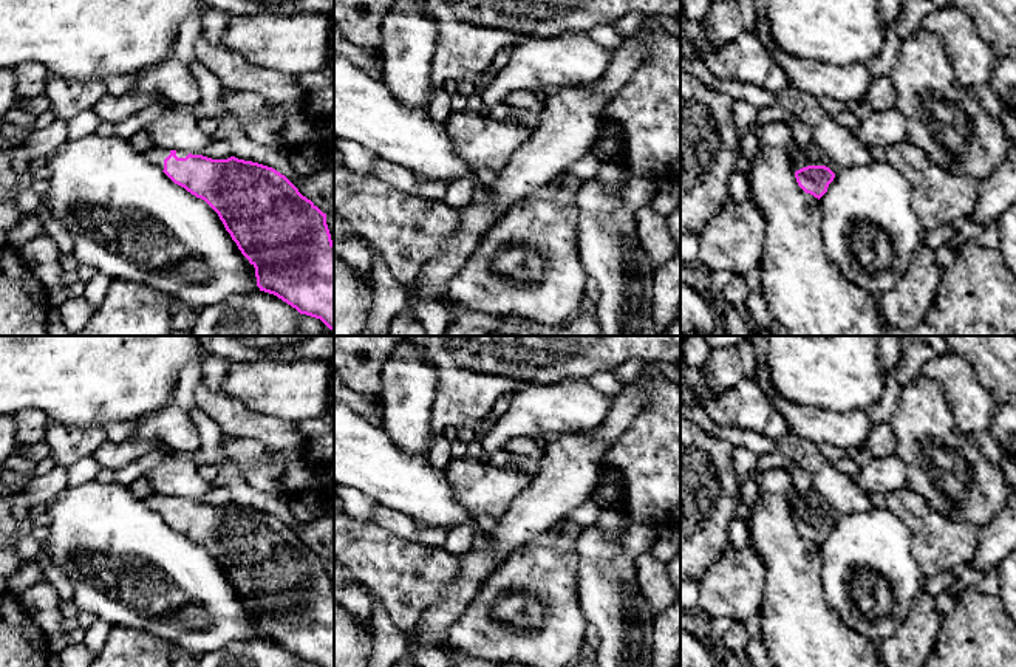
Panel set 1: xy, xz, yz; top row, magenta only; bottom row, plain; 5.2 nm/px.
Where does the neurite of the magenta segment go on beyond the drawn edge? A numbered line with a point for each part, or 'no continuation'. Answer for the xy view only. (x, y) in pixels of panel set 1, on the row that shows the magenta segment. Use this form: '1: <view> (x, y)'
1: xy (155, 153)

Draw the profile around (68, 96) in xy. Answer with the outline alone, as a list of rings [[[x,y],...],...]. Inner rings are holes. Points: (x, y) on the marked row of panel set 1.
[[[49,73],[45,80],[45,94],[51,102],[54,118],[70,121],[107,94],[107,82],[101,79],[71,79]]]

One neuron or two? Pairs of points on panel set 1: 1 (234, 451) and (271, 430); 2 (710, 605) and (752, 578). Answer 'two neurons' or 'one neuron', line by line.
1: two neurons
2: one neuron

